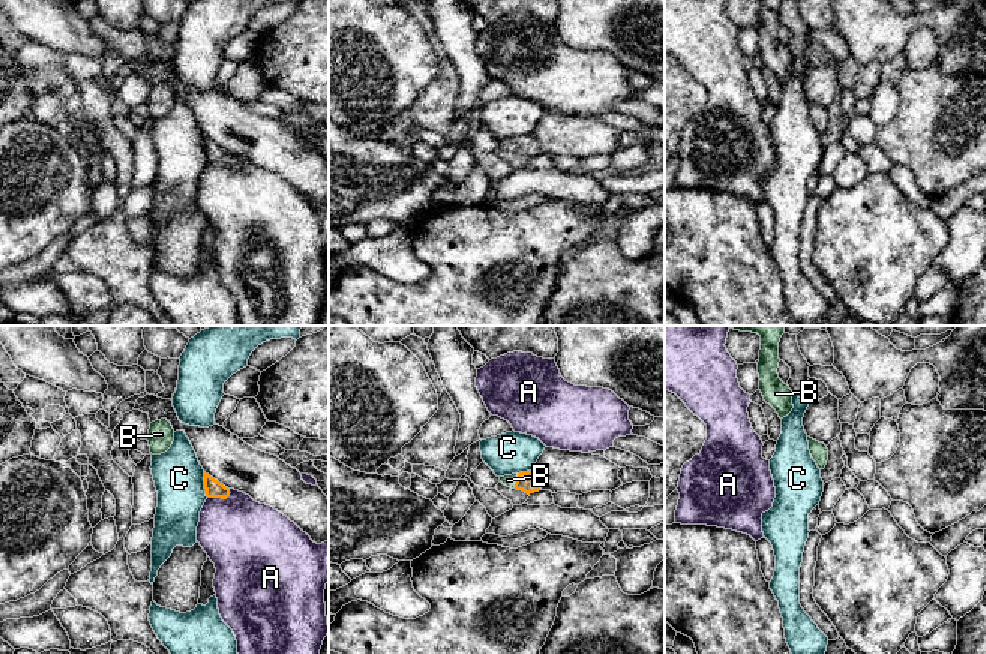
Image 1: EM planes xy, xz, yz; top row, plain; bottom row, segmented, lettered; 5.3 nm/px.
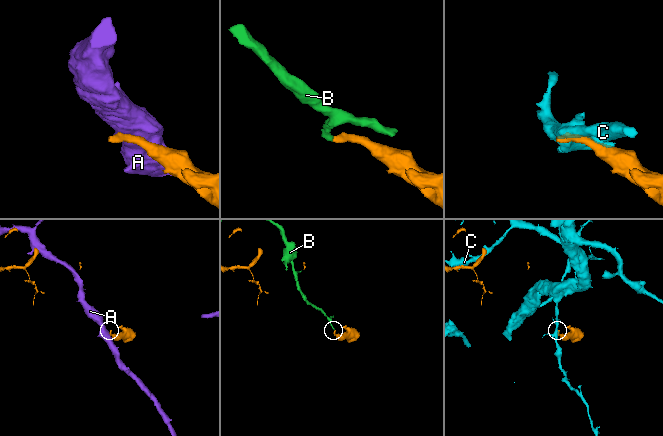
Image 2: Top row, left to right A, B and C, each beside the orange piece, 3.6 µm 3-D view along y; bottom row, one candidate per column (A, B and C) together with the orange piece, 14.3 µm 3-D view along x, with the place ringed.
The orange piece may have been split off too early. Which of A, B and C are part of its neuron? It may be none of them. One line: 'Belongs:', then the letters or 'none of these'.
Belongs: B

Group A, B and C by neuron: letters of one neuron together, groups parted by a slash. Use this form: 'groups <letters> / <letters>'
groups A / B / C

